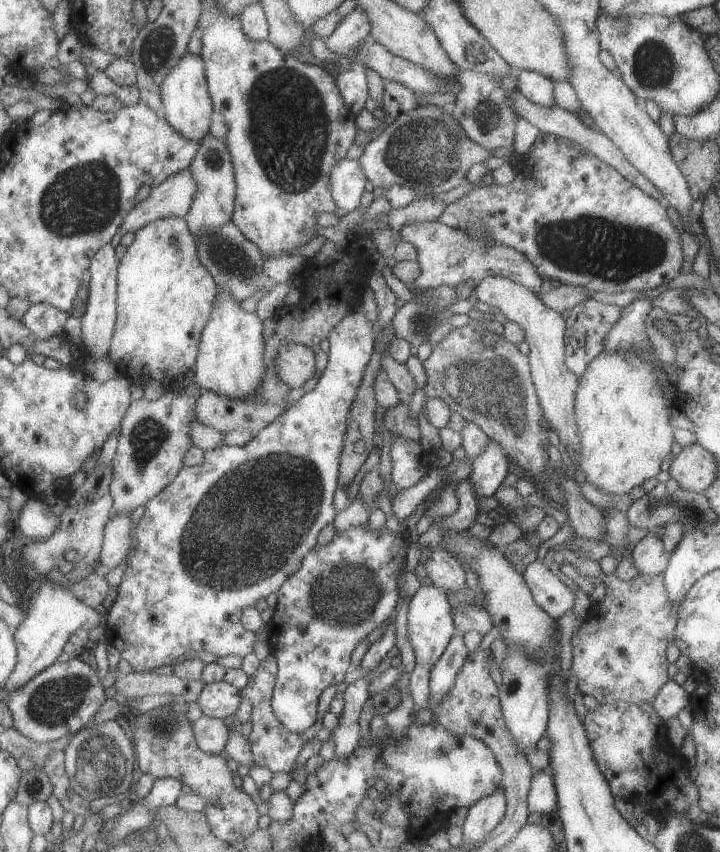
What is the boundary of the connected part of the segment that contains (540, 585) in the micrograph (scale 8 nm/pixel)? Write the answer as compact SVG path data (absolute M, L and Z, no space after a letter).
M536 561L529 566L526 578L535 592L536 600L553 617L566 616L576 606L576 593L556 575L556 567L550 562Z

